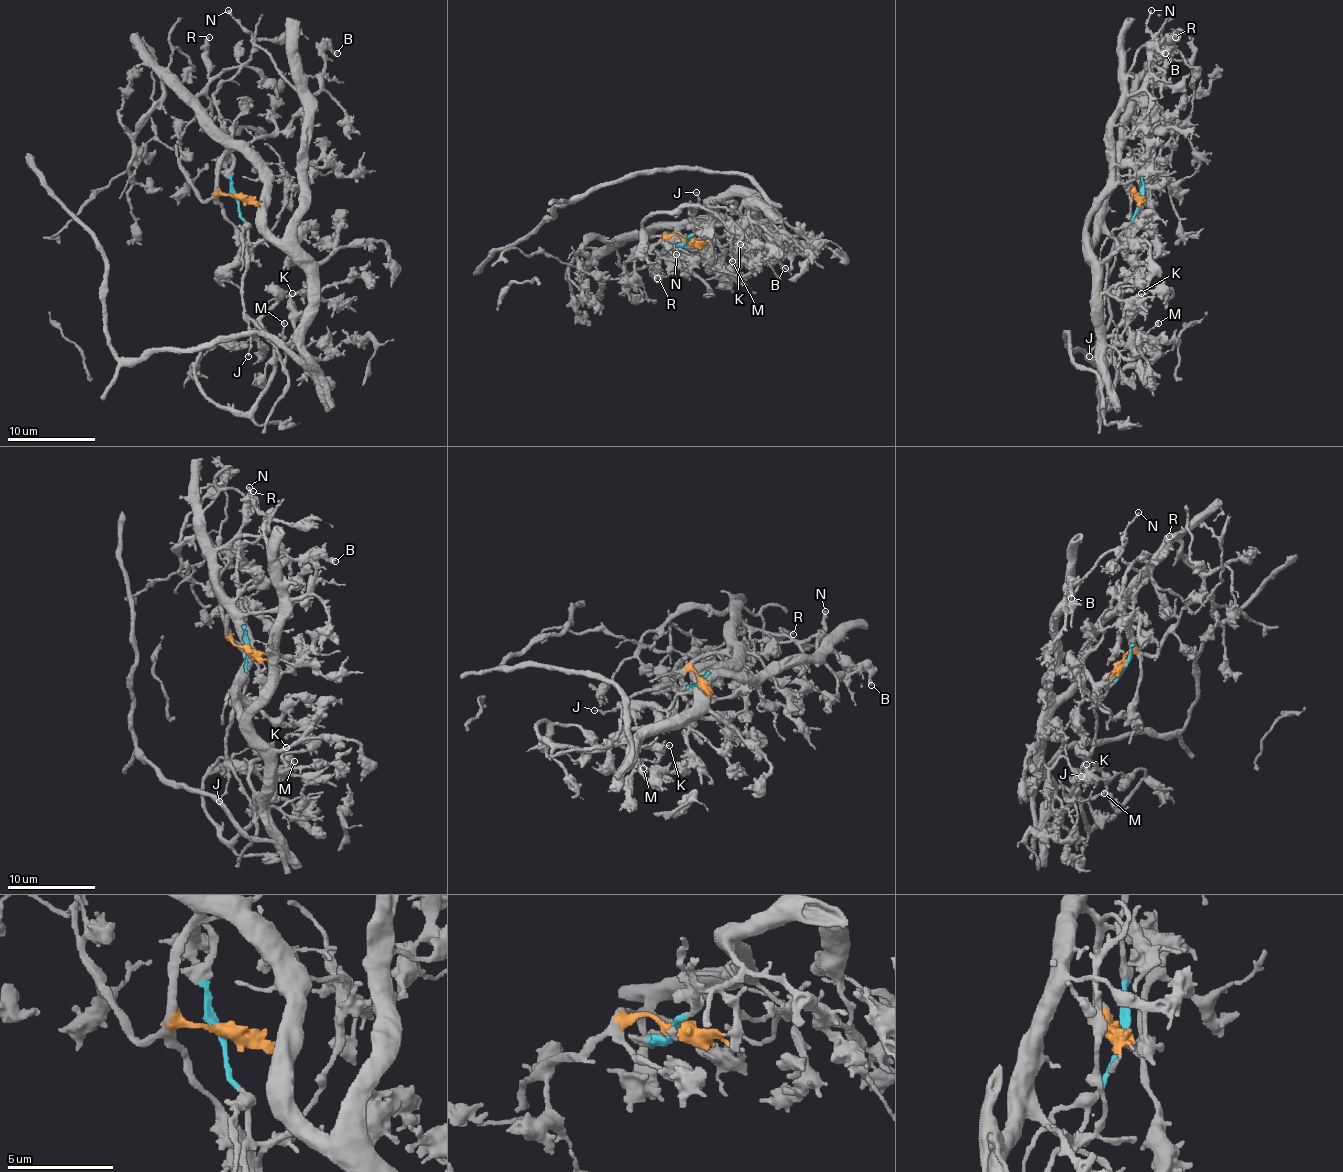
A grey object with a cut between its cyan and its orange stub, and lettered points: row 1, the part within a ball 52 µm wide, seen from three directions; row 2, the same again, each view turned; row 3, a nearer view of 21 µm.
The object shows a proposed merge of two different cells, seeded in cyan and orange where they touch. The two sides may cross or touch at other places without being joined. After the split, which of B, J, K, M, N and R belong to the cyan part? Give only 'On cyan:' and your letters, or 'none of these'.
On cyan: J, M, N

